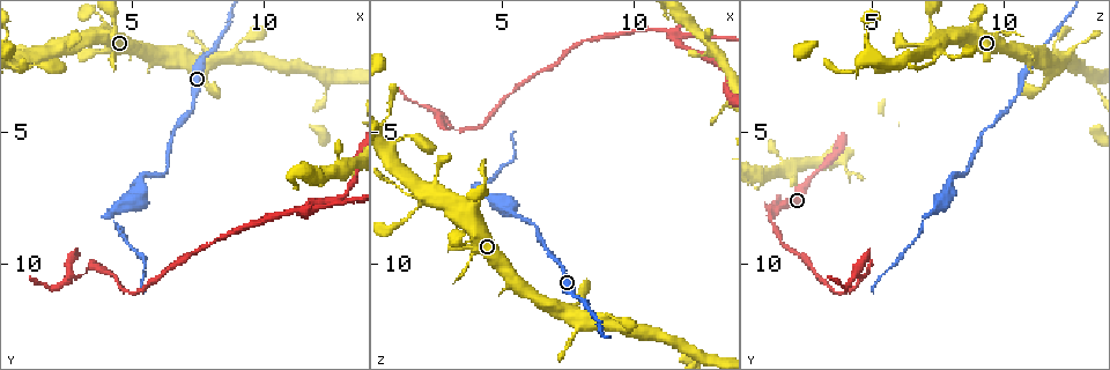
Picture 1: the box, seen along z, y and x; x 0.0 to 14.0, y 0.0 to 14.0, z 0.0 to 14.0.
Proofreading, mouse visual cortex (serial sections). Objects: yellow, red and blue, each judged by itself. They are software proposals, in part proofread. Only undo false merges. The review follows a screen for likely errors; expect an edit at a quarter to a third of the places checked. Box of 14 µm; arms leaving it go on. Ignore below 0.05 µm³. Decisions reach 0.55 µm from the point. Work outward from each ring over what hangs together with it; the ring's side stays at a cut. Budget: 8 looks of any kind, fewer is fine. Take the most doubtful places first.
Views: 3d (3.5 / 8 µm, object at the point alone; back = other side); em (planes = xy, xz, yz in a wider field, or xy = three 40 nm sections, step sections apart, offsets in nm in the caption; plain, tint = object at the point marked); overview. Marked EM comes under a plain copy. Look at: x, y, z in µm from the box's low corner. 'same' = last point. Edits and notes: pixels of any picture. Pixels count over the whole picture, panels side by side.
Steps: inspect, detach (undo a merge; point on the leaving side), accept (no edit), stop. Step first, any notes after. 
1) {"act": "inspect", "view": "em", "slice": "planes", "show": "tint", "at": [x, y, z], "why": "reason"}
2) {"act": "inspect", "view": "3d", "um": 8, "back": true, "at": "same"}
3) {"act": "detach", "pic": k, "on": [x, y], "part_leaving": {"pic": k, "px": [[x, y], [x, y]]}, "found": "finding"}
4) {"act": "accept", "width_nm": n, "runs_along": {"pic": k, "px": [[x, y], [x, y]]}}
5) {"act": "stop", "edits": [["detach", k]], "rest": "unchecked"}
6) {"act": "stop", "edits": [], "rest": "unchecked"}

{"act": "inspect", "view": "3d", "um": 3.5, "at": [11.6, 7.9, 1.6], "why": "arms part here"}

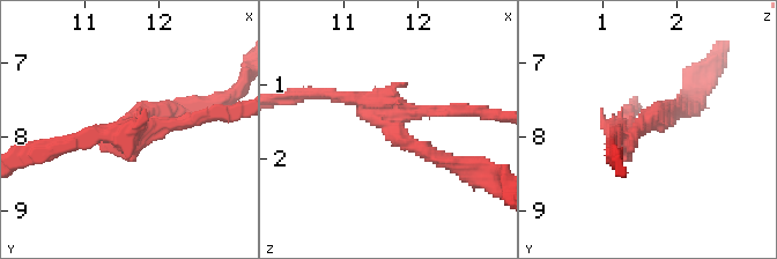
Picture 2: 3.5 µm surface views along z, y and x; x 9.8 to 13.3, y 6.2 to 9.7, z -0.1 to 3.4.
{"act": "inspect", "view": "em", "slice": "xy", "step": 2, "show": "tint", "at": [11.60, 7.90, 1.50], "why": "shape alone is not enough"}

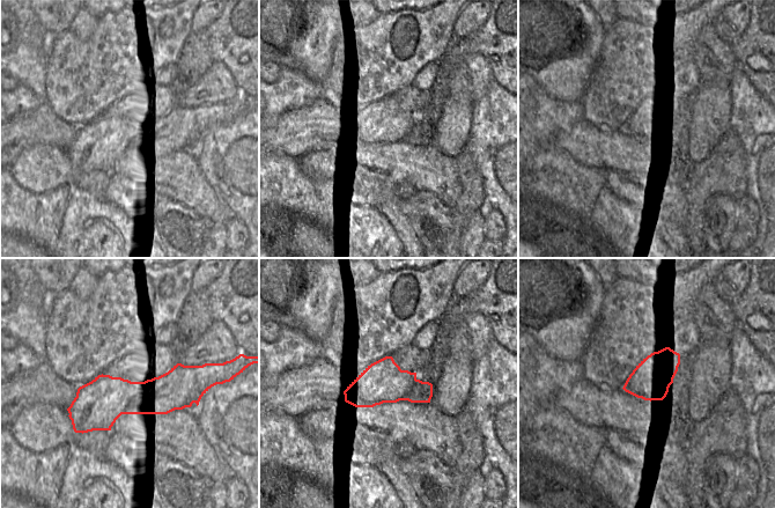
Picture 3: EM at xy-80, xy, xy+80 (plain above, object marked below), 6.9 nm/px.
{"act": "inspect", "view": "em", "slice": "planes", "show": "tint", "at": "same"}

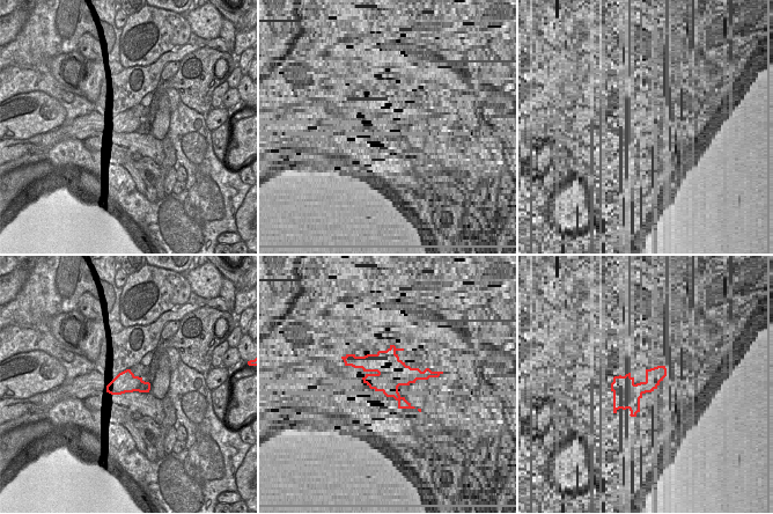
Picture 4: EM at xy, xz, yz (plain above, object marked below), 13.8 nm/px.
{"act": "detach", "pic": 2, "on": [441, 110], "width_nm": 300, "part_leaving": {"pic": 2, "px": [[387, 125], [370, 101], [295, 95]]}, "found": "two cells meet here"}

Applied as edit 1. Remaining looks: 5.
{"act": "inspect", "view": "3d", "um": 3.5, "at": [5.4, 6.6, 8.0], "why": "sudden change in width"}

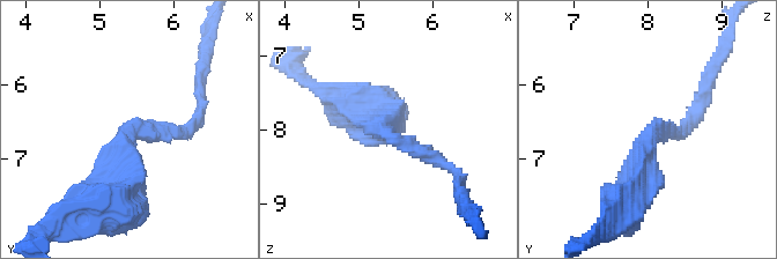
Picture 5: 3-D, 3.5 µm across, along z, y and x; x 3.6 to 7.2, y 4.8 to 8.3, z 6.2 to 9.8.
{"act": "inspect", "view": "em", "slice": "xy", "step": 5, "show": "tint", "at": [5.45, 6.65, 8.10], "arm_widths_nm": [200, 450], "why": "need the tissue"}

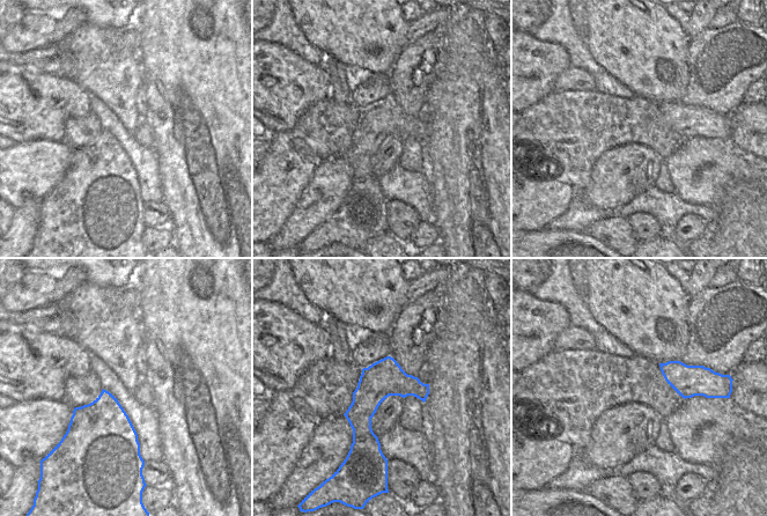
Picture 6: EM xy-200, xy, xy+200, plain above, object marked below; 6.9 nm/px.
{"act": "accept", "runs_along": {"pic": 6, "px": [[390, 360], [363, 406], [373, 464]]}, "found": "one cell here"}

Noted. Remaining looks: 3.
{"act": "inspect", "view": "3d", "um": 3.5, "at": [4.1, 8.1, 7.3], "why": "abrupt turn"}

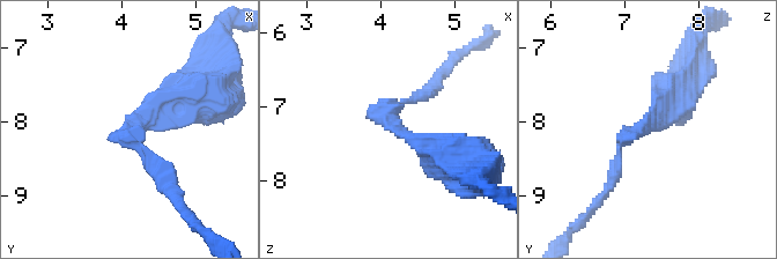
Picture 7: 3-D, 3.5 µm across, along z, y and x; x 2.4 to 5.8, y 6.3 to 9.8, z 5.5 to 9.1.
{"act": "inspect", "view": "em", "slice": "xy", "step": 5, "show": "tint", "at": [4.15, 8.00, 7.25]}

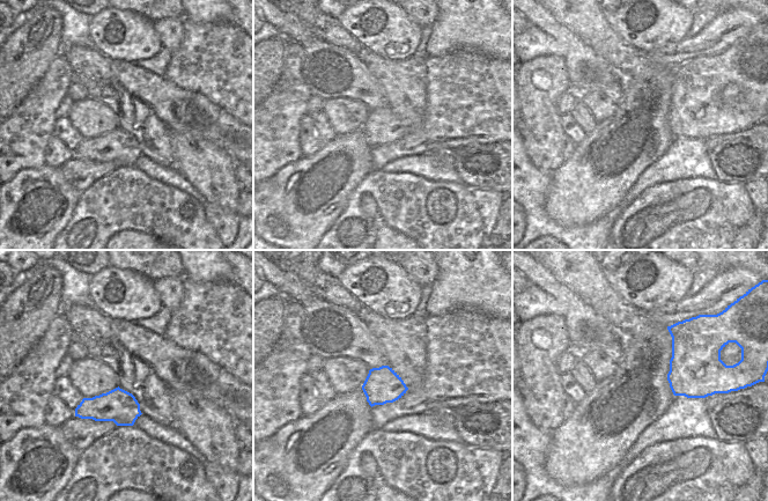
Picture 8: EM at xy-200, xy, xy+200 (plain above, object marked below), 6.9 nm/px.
{"act": "inspect", "view": "em", "slice": "xy", "step": 1, "show": "tint", "at": "same", "why": "another direction"}

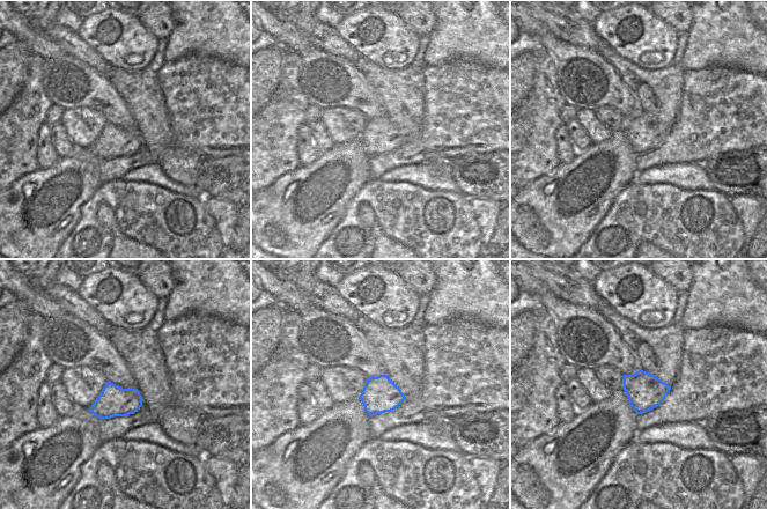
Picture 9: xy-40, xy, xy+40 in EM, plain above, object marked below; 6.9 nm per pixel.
{"act": "accept", "arm_widths_nm": [100, 400], "runs_along": {"pic": 7, "px": [[676, 93], [661, 121], [620, 146], [612, 178]]}, "found": "one cell here"}

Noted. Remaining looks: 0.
{"act": "stop", "edits": [["detach", 2]], "rest": "unchecked"}

